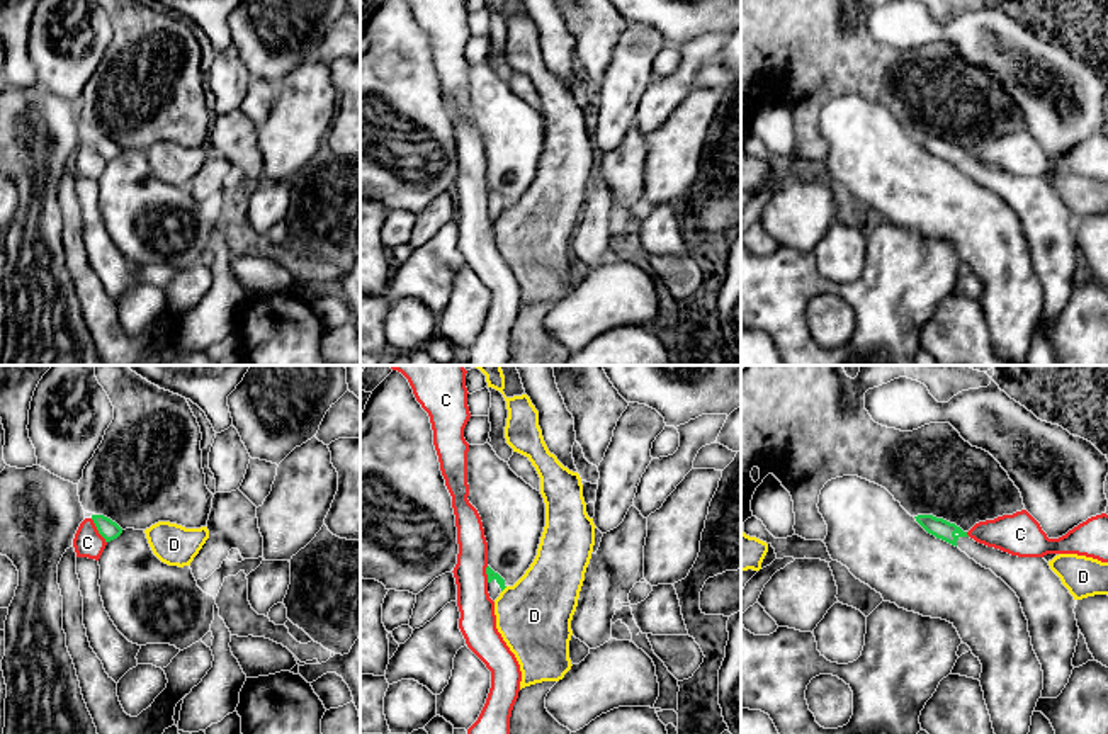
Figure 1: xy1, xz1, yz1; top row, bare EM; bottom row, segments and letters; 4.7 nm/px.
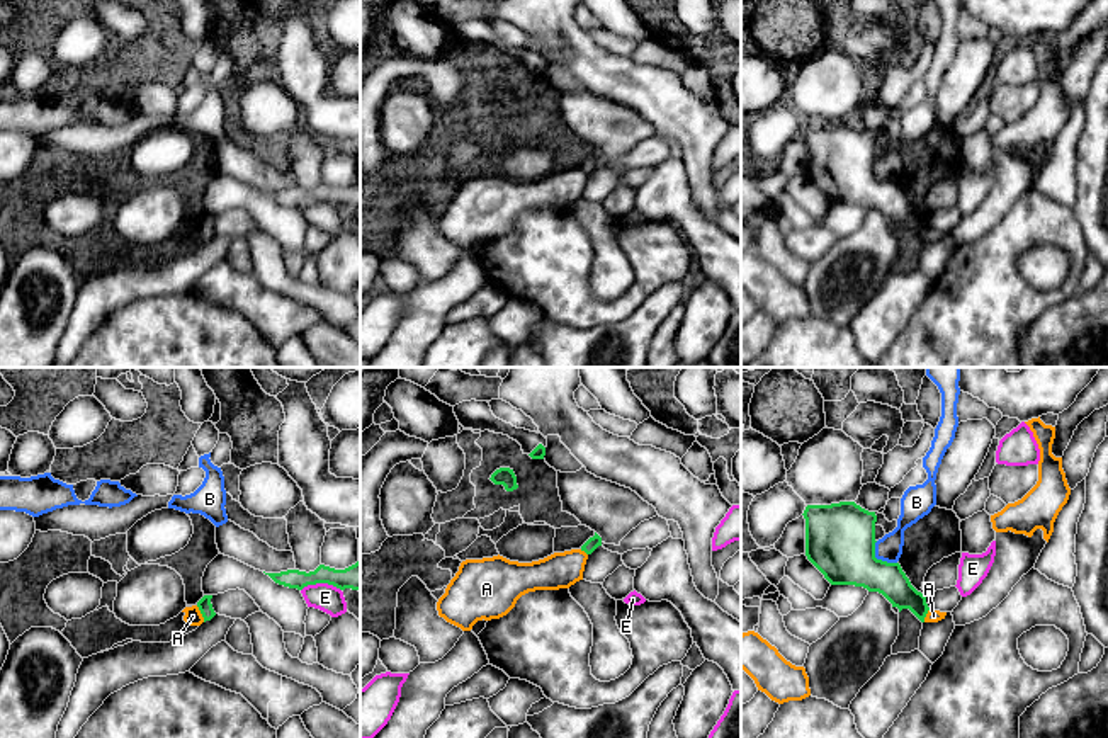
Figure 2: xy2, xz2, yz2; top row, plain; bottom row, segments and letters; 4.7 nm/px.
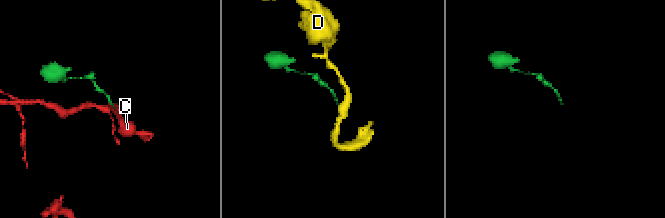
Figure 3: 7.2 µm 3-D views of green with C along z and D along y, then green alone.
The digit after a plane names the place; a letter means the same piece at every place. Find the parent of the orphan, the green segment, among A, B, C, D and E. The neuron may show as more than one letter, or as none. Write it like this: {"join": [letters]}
{"join": []}

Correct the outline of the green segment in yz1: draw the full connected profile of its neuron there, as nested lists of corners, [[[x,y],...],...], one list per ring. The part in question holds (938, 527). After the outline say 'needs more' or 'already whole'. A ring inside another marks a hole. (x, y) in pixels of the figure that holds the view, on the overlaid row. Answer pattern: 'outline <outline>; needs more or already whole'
outline [[[933,515],[916,522],[1001,578],[1020,598],[1033,651],[1042,664],[1042,698],[1057,698],[1072,675],[1079,627],[1076,600],[1043,557],[1018,557],[975,542],[955,523]]]; needs more

